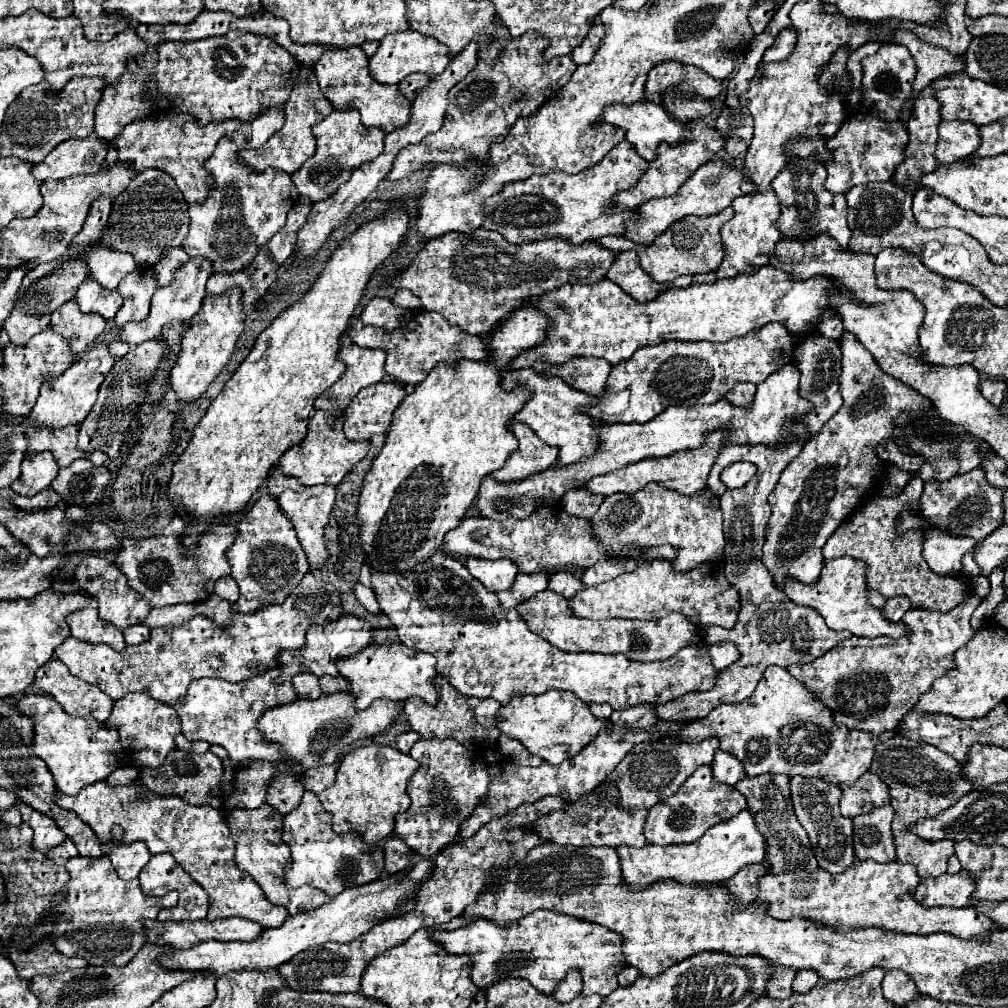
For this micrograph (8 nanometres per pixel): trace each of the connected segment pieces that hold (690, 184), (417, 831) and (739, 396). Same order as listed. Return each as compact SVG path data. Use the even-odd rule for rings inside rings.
M712 159L706 165L700 165L696 173L680 187L680 193L666 199L650 199L638 209L638 217L634 221L626 223L626 237L630 237L634 243L652 243L654 237L658 237L662 231L666 231L674 221L686 217L686 215L714 215L722 209L726 209L738 195L756 193L756 185L748 179L746 171L740 171L732 165L728 165L722 159Z
M420 739L410 749L410 755L420 761L420 767L408 781L412 803L408 811L396 815L394 833L402 837L412 851L424 857L434 857L456 841L462 823L470 817L476 805L486 801L490 773L482 755L474 751L470 753L470 749L454 739Z
M738 383L730 393L726 393L724 399L728 399L728 401L734 403L734 405L746 407L746 405L752 403L754 393L756 393L756 387L754 387L752 383Z

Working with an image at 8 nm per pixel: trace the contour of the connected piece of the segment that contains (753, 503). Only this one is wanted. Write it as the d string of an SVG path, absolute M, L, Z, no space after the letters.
M804 441L790 443L788 447L766 447L766 445L728 445L718 455L716 465L730 465L734 461L750 461L758 467L756 475L742 487L742 489L728 489L720 497L720 507L723 513L723 530L726 536L724 549L724 573L730 585L738 589L740 595L740 615L734 625L734 629L726 631L720 627L704 627L704 641L708 645L730 641L738 645L740 657L734 661L734 665L720 671L716 685L710 691L702 693L686 693L686 697L678 697L674 701L668 701L664 705L658 705L656 713L664 721L696 721L706 717L716 705L722 703L740 703L756 689L764 669L768 665L804 665L818 657L822 657L826 651L830 651L840 641L852 637L852 633L846 631L832 631L824 625L824 619L814 613L810 607L800 607L792 603L782 591L776 589L774 579L770 577L770 571L762 563L762 543L764 543L764 529L770 517L770 505L768 495L776 487L780 473L786 469L786 465L798 457Z

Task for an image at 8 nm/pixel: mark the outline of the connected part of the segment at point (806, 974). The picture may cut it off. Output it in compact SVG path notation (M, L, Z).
M802 969L802 973L796 975L794 983L792 983L792 989L796 993L806 993L808 989L812 989L818 981L818 973L814 973L814 969Z

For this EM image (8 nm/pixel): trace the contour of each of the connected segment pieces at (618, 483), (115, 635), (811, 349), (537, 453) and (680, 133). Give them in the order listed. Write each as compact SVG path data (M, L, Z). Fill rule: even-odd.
M712 433L706 437L706 443L700 449L690 449L690 451L682 451L682 453L672 453L670 457L654 457L654 459L644 459L638 461L636 465L628 465L622 467L620 471L614 473L606 473L600 477L594 477L590 483L586 483L586 489L590 489L590 493L596 495L612 495L612 493L636 493L638 489L642 489L646 483L650 481L658 481L668 489L674 489L682 495L692 495L700 489L706 487L706 477L714 465L714 459L718 455L718 451L722 449L722 433Z
M94 599L86 609L74 611L68 615L68 627L70 627L70 635L78 641L106 643L115 651L122 651L127 646L123 632L114 629L114 625L98 617L98 605Z
M816 335L804 343L800 343L794 351L794 363L802 373L800 379L800 395L804 399L808 399L814 409L806 415L806 425L810 427L810 433L818 433L822 429L822 425L840 409L842 405L842 397L838 391L838 377L840 377L840 359L842 359L842 351L836 339L824 337L824 335Z
M510 423L510 431L518 437L520 449L516 449L508 459L506 465L492 473L496 481L520 481L530 475L546 471L554 459L558 457L558 449L538 441L538 435L522 423Z
M638 101L638 103L632 103L632 105L622 105L622 103L610 105L610 107L602 113L602 121L626 129L626 141L630 141L630 143L636 147L636 151L638 151L646 161L654 161L660 143L678 145L678 143L690 141L690 135L692 135L688 123L678 121L676 117L668 115L668 111L666 111L662 105L652 103L652 101Z

